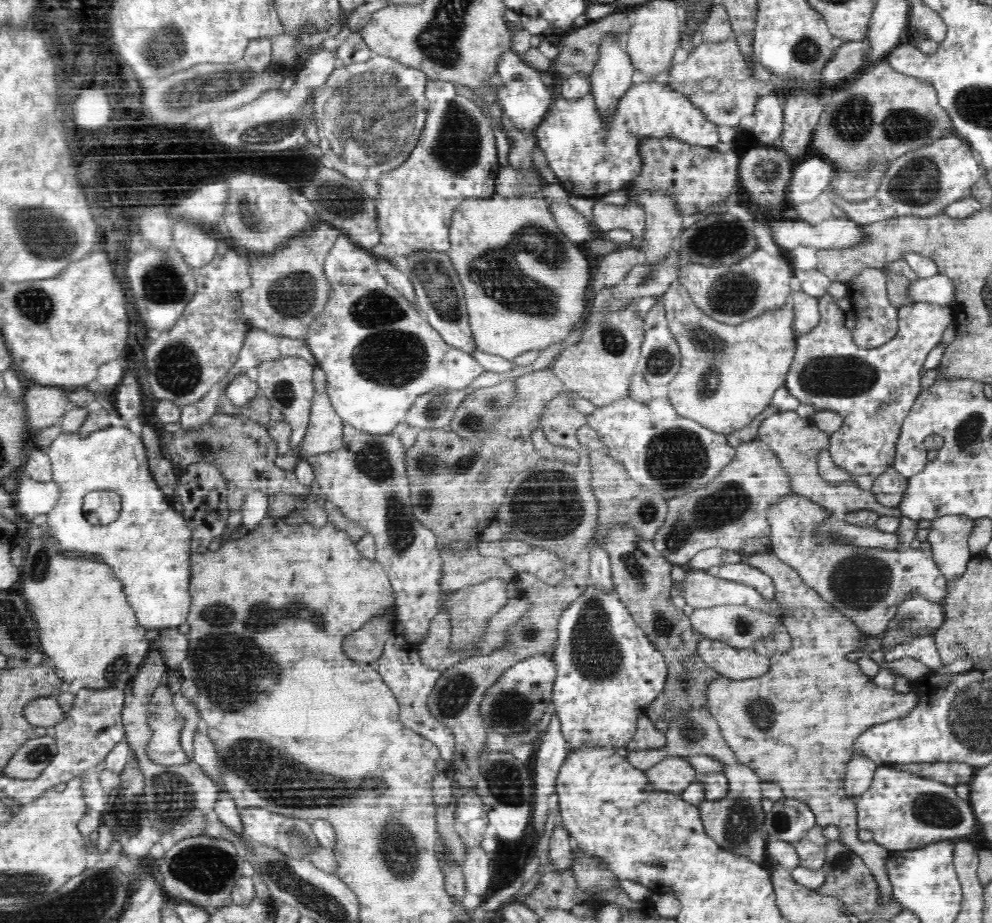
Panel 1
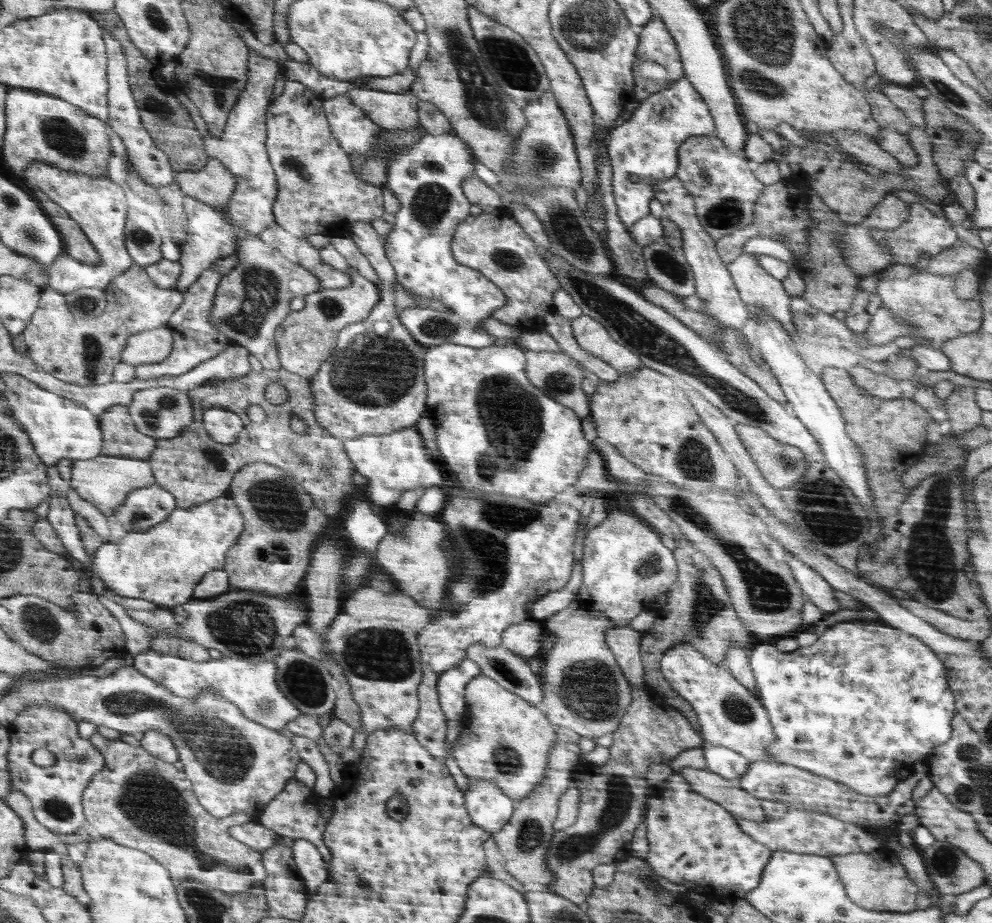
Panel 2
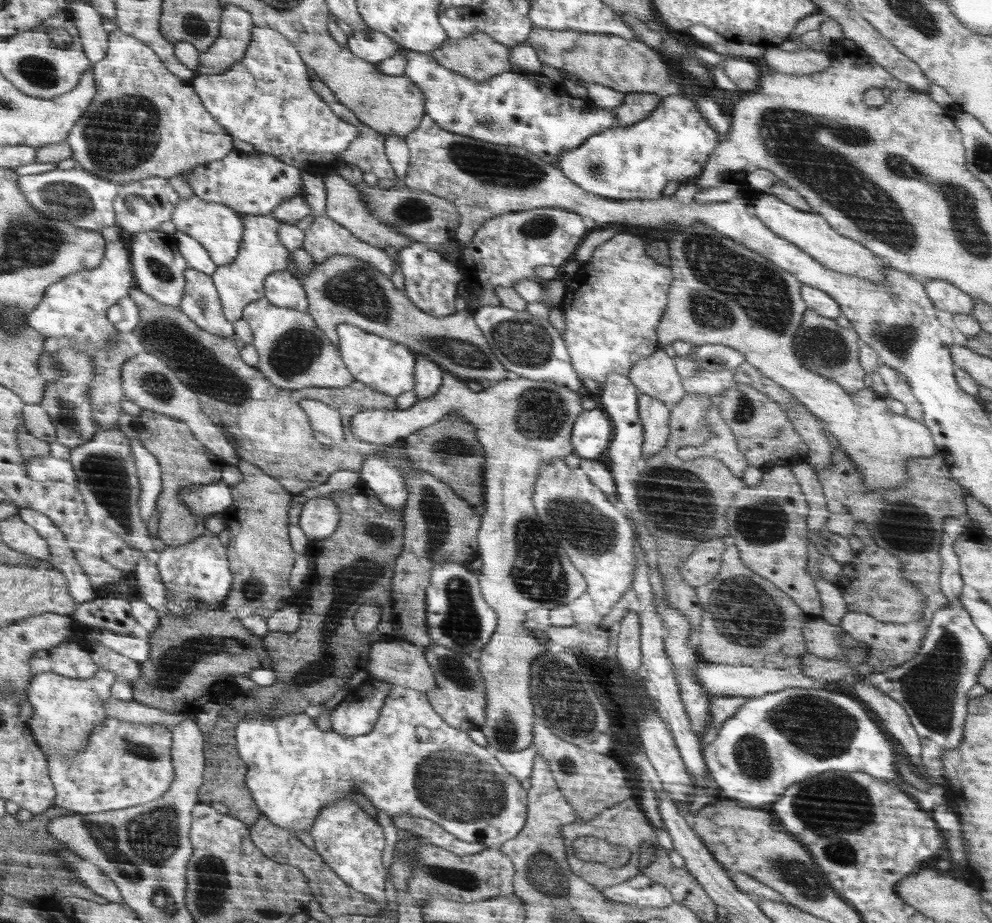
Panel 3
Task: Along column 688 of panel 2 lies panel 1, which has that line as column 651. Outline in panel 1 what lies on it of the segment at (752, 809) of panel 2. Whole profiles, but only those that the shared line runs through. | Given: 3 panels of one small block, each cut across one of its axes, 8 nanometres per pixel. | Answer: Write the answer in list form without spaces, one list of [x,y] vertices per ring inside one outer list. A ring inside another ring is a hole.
[[[684,756],[664,758],[645,771],[645,776],[654,788],[664,792],[681,793],[691,782],[696,780],[695,768],[692,768]]]

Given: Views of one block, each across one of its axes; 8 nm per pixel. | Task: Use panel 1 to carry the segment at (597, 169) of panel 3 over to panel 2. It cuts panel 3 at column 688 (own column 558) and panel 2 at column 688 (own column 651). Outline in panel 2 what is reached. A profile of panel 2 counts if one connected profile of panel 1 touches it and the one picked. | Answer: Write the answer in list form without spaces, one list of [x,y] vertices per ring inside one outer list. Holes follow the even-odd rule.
[[[686,78],[641,101],[624,124],[613,124],[607,140],[607,153],[612,165],[612,192],[615,210],[628,232],[636,222],[650,214],[648,204],[655,198],[655,183],[678,176],[682,144],[693,136],[717,134],[710,106]]]

